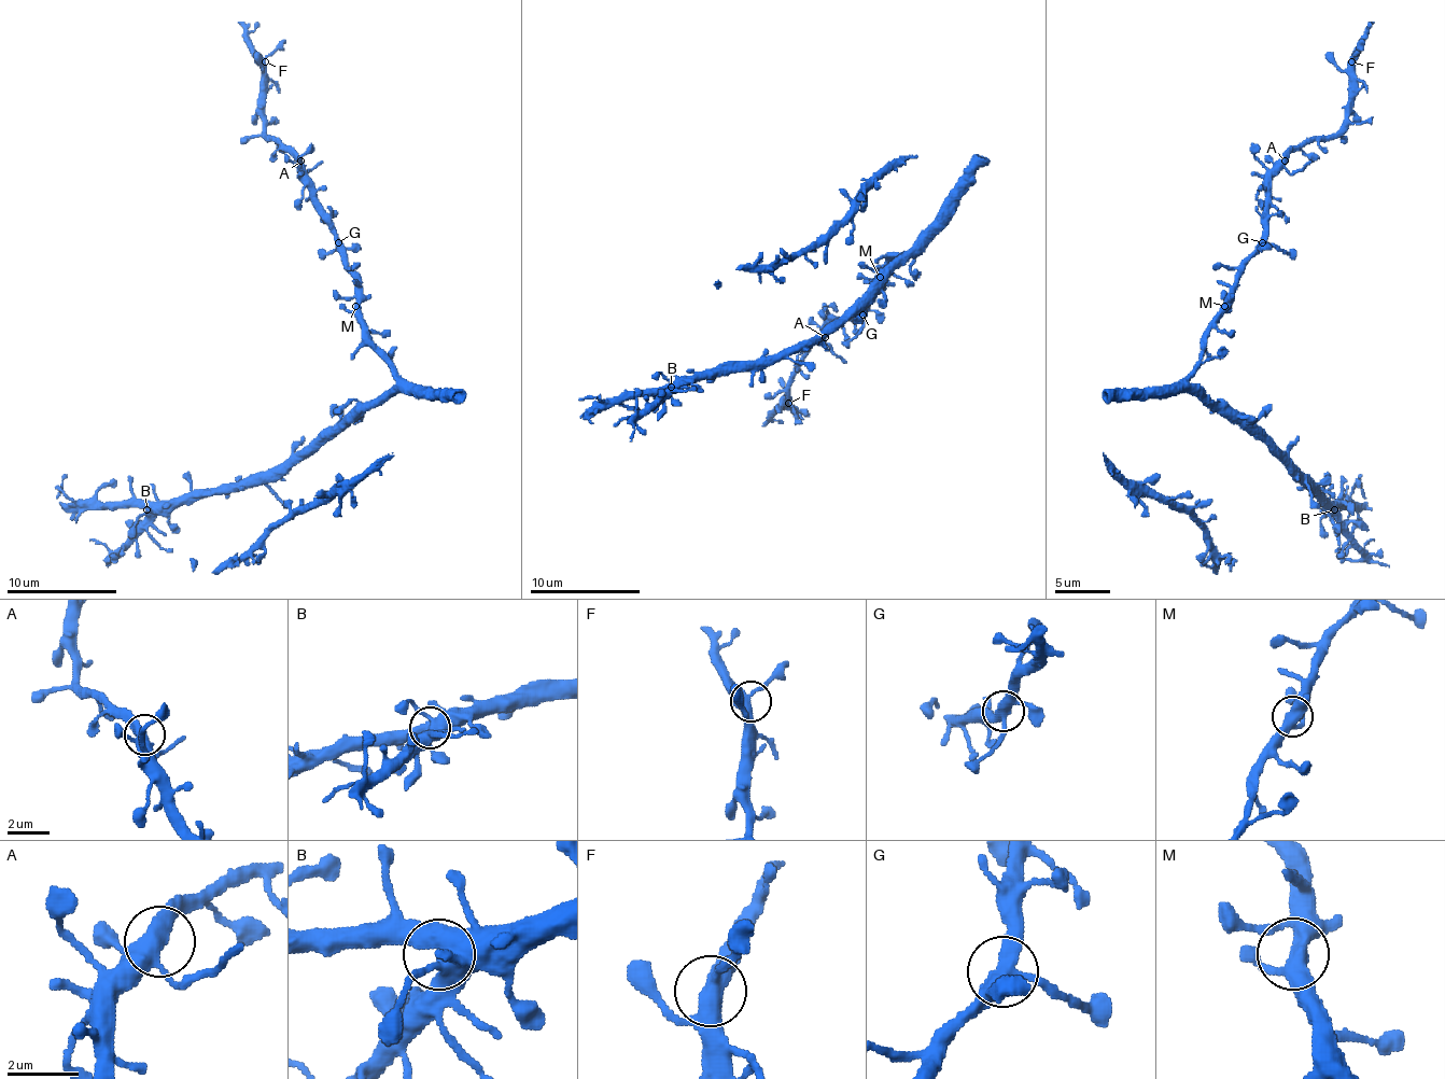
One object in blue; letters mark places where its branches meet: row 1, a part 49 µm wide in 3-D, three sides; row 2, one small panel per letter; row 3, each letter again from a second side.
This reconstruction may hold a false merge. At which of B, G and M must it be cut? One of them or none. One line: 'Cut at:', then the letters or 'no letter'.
Cut at: no letter

